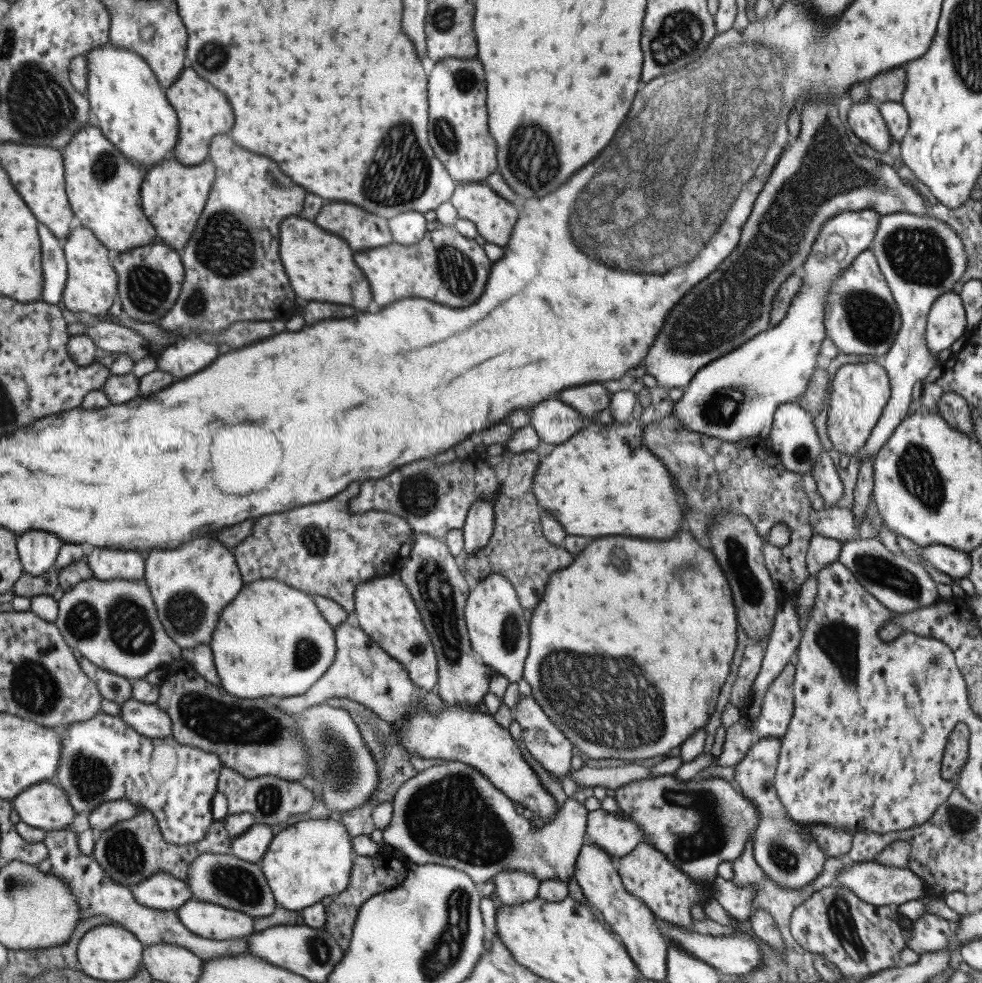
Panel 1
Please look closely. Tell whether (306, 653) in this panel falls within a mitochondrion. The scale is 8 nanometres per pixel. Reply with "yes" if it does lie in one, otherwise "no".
yes

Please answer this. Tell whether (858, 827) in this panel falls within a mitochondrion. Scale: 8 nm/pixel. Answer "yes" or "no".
no

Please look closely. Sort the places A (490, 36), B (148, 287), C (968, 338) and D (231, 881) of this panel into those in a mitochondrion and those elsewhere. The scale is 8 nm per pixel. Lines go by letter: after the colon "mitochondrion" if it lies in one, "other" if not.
A: other
B: mitochondrion
C: other
D: mitochondrion

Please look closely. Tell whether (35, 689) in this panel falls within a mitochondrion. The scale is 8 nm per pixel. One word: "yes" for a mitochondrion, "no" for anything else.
yes

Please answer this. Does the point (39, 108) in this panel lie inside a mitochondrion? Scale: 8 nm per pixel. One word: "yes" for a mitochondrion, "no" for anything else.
yes

